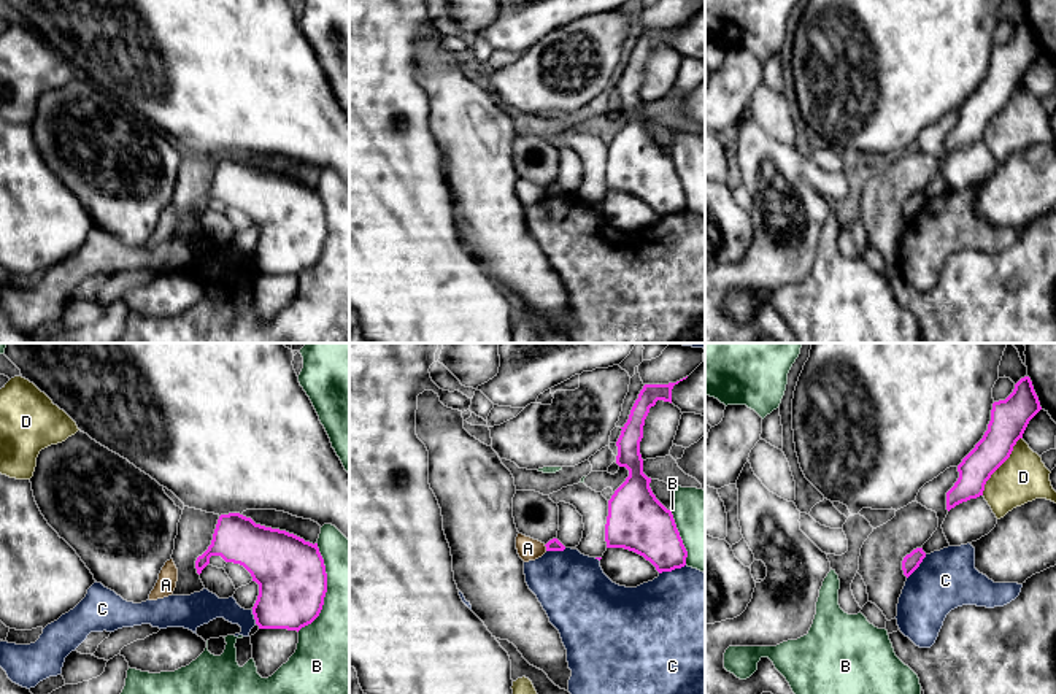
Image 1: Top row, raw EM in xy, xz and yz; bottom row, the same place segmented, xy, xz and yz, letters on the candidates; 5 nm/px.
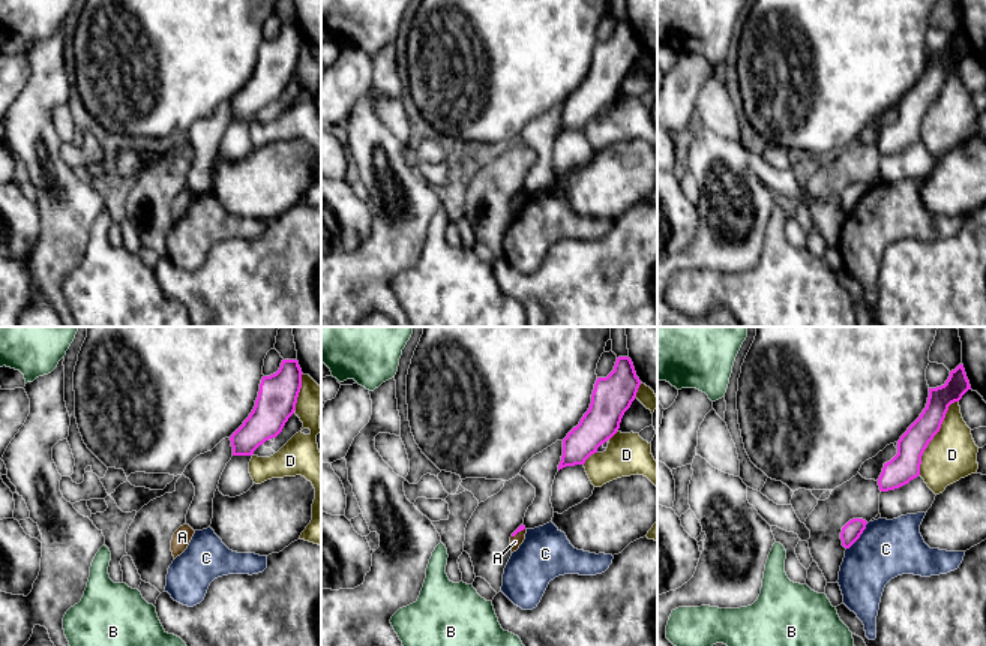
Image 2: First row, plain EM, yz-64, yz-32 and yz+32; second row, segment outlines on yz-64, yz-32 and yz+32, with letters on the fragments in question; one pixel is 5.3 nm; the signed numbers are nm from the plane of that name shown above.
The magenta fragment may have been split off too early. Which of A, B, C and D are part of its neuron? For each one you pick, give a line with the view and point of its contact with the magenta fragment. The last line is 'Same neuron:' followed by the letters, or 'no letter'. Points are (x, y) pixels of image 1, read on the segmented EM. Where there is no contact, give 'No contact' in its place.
Same neuron: no letter

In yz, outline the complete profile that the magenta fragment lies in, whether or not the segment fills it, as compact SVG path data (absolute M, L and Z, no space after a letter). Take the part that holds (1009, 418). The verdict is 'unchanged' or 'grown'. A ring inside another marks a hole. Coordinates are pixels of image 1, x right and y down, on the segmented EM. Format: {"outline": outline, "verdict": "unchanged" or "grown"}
{"outline": "M1029 376L1021 378L1013 392L992 403L991 421L983 438L958 465L959 478L946 492L946 510L983 495L991 475L1010 457L1013 446L1042 410Z", "verdict": "unchanged"}

